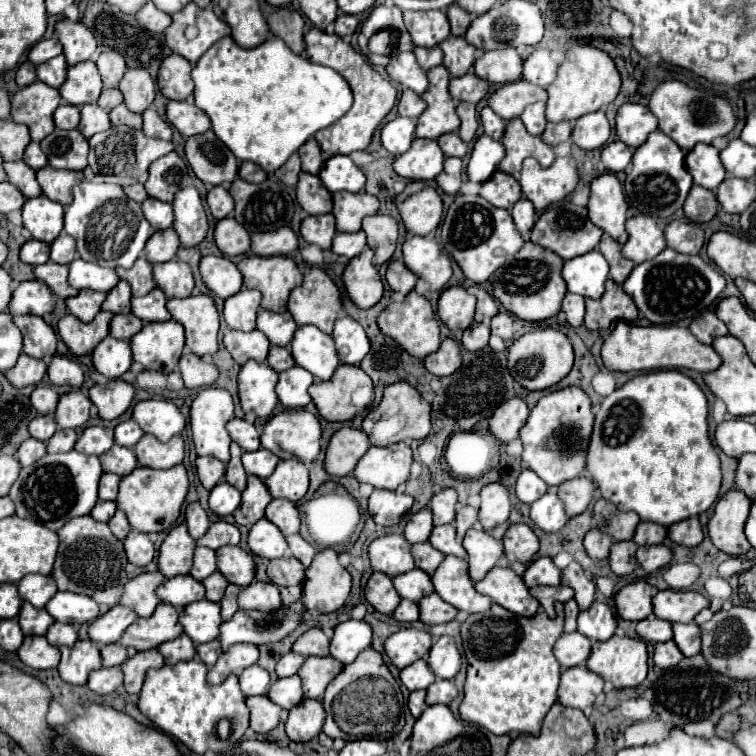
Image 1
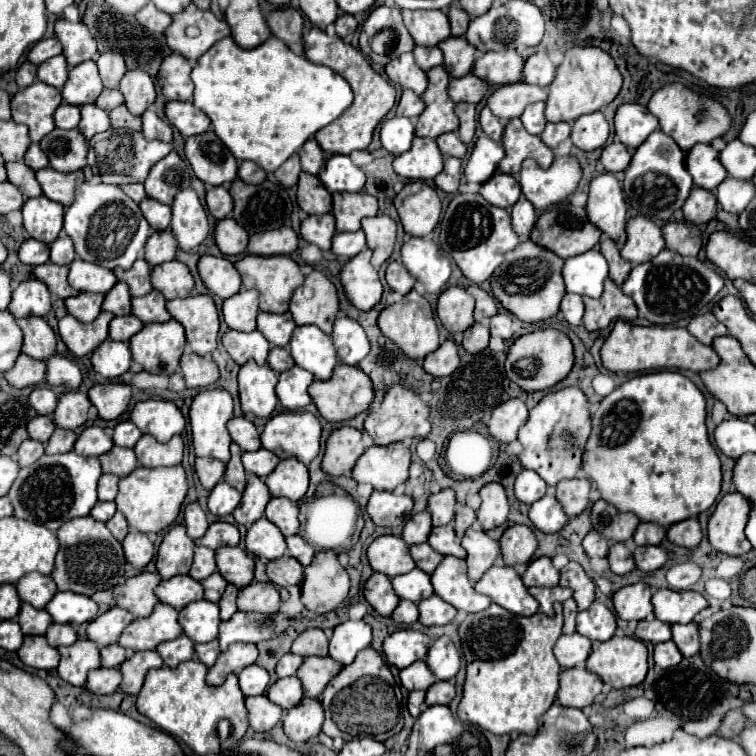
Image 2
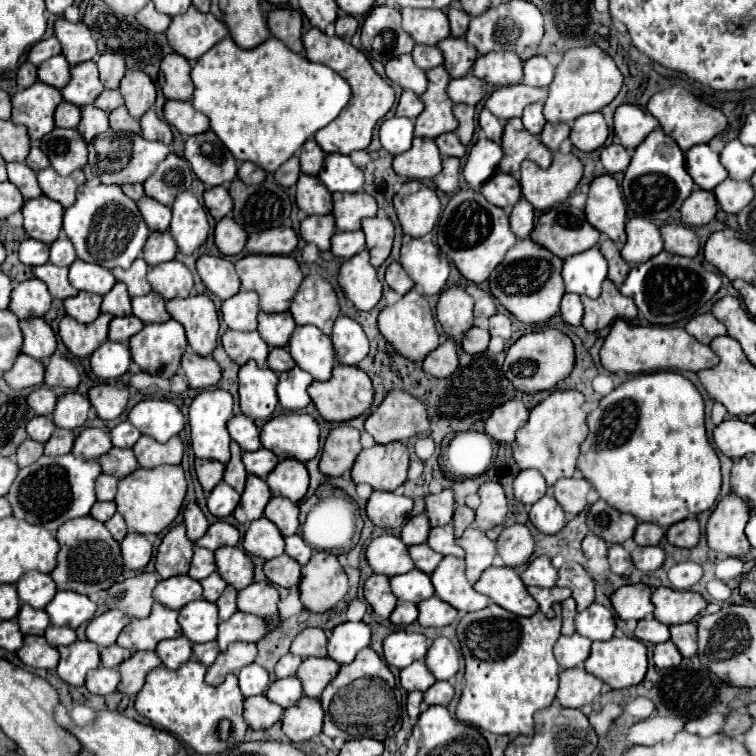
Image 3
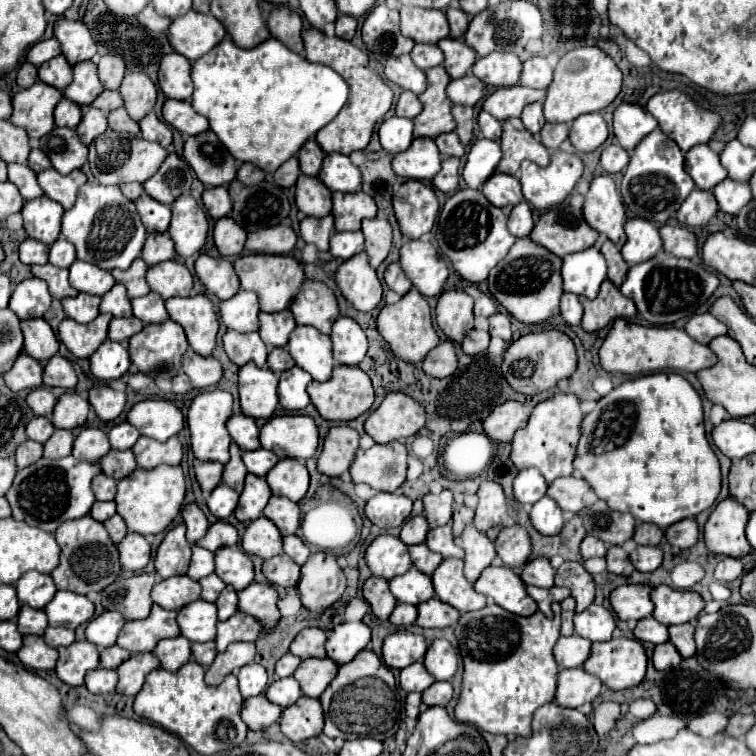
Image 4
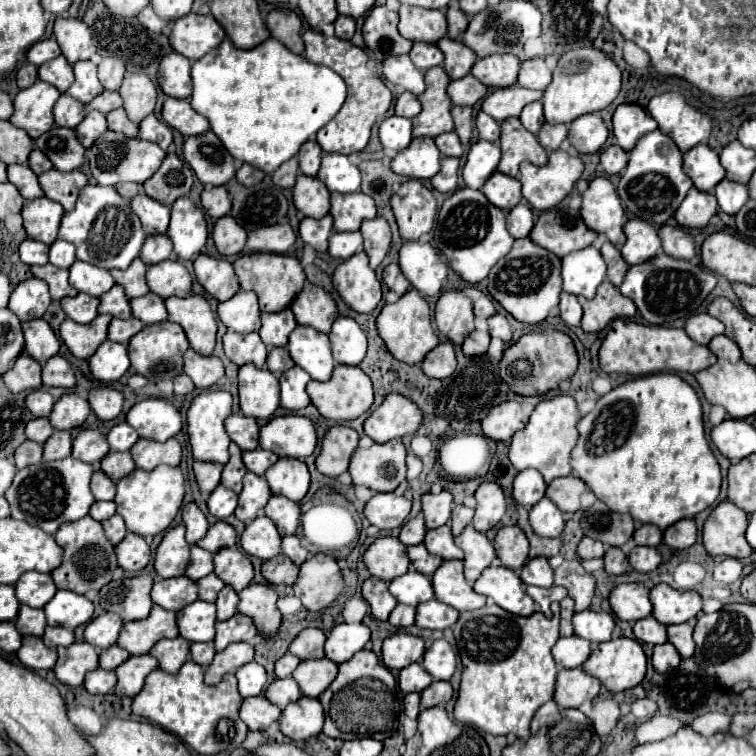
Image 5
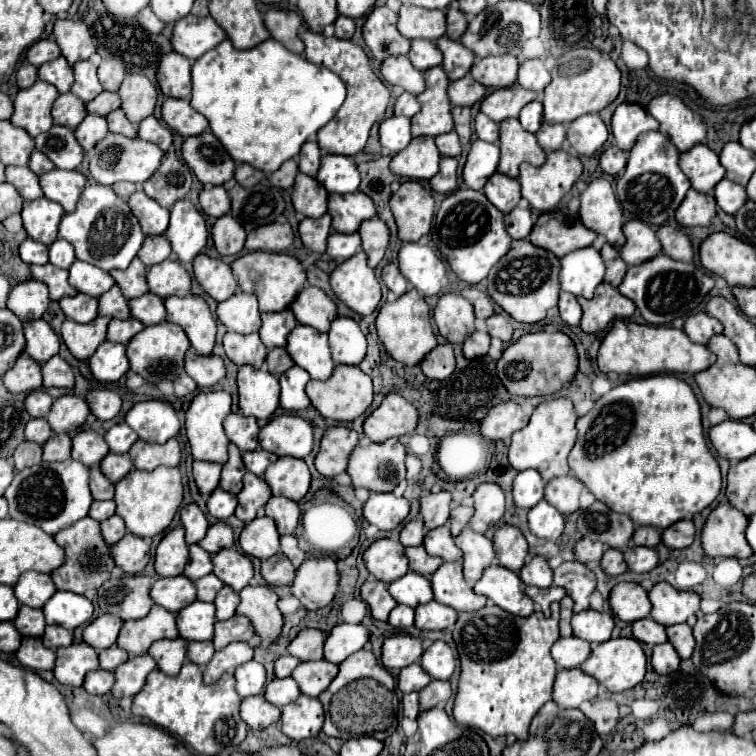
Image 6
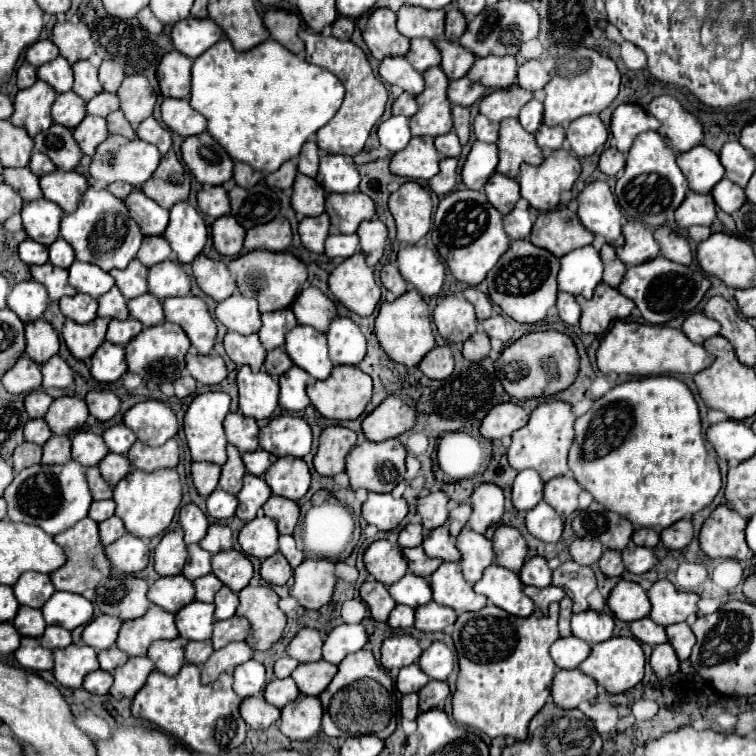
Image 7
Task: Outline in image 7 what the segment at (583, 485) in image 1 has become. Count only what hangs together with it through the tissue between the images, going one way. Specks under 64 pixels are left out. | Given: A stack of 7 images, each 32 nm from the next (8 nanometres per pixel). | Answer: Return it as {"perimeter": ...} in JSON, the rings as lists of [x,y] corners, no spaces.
{"perimeter":[[[552,478],[544,486],[544,502],[548,502],[560,516],[570,516],[578,508],[578,494],[582,488],[574,478]]]}

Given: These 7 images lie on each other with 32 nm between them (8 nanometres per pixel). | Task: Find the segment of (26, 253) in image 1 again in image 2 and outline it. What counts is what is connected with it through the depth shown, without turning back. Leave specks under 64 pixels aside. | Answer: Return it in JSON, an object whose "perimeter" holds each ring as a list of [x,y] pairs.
{"perimeter":[[[28,238],[22,242],[20,250],[20,260],[24,264],[30,264],[30,266],[38,266],[38,264],[44,264],[48,262],[48,254],[50,254],[50,246],[44,244],[44,242],[38,242],[34,238]]]}

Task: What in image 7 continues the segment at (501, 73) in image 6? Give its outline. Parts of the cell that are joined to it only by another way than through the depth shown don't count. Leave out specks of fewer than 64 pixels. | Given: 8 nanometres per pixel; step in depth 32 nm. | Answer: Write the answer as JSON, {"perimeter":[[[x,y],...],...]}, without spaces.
{"perimeter":[[[488,56],[476,58],[468,78],[486,88],[508,88],[516,82],[516,70],[518,62],[514,56]]]}

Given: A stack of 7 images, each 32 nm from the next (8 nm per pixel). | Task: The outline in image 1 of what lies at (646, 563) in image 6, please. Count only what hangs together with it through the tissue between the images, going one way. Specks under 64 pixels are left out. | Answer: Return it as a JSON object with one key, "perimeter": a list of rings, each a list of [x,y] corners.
{"perimeter":[[[658,544],[658,546],[640,546],[636,550],[636,560],[640,564],[642,570],[646,572],[656,572],[660,568],[664,568],[672,558],[670,548]]]}

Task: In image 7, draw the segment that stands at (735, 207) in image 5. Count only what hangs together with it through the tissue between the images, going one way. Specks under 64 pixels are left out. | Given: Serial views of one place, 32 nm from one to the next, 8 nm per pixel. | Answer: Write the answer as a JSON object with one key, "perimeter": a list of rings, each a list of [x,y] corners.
{"perimeter":[[[722,178],[714,188],[712,188],[712,198],[716,202],[716,206],[726,212],[732,214],[736,212],[744,202],[746,202],[746,194],[740,186],[736,186],[734,182],[730,182],[728,178]]]}

